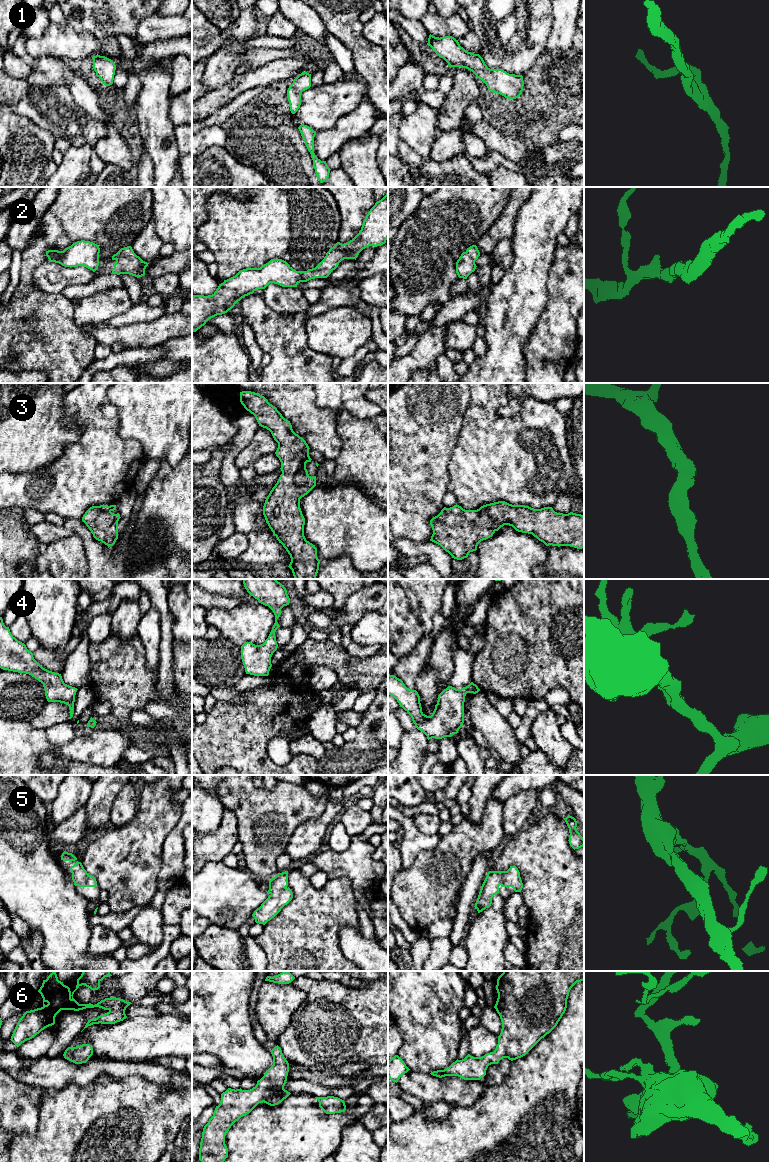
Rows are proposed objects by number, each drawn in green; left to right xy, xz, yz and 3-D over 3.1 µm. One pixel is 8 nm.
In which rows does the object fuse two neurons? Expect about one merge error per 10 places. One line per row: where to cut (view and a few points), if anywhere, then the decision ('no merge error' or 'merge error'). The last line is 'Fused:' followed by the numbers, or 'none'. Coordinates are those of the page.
1: cut none; no merge error
2: cut none; no merge error
3: cut none; no merge error
4: cut none; no merge error
5: cut none; no merge error
6: cut none; no merge error
Fused: none

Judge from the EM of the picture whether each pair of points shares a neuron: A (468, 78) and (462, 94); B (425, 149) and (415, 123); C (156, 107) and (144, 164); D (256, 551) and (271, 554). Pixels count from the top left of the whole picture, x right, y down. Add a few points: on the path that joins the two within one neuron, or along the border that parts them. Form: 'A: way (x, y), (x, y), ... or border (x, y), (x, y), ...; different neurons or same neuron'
A: way (465, 82), (465, 90); same neuron
B: way (421, 143), (418, 129); same neuron
C: border (144, 151), (151, 159), (155, 175); different neurons
D: way (260, 551), (267, 551); same neuron

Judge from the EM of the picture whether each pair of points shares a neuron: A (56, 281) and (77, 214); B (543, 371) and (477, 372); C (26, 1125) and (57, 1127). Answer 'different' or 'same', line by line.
A: different
B: different
C: different

